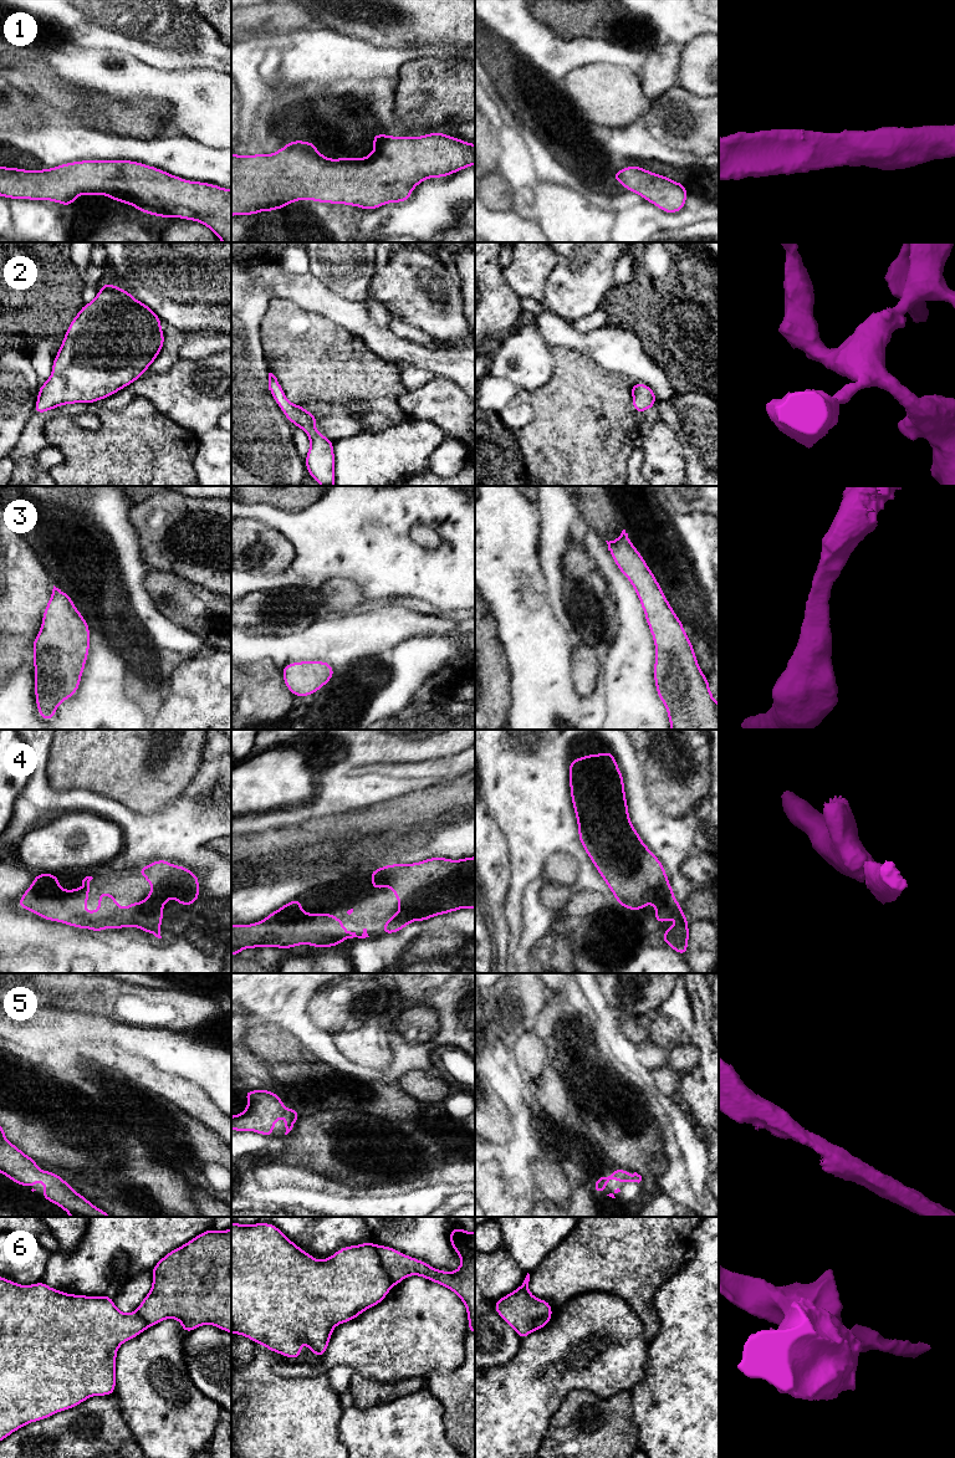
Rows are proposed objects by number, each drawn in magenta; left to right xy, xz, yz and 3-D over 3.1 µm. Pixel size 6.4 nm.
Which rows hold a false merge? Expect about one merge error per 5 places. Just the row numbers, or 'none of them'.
6

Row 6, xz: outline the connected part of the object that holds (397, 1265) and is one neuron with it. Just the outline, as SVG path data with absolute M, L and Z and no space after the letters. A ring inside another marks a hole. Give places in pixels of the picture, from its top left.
M453 1226L449 1240L455 1253L461 1257L461 1264L455 1272L435 1269L389 1245L377 1245L377 1254L392 1286L409 1275L419 1275L453 1290L466 1306L468 1332L475 1334L475 1232Z

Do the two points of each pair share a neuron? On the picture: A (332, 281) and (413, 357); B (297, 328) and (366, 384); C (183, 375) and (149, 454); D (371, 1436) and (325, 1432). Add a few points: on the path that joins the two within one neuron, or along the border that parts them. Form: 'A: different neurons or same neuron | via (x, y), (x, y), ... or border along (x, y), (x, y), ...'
A: different neurons | border along (345, 297), (366, 301)
B: same neuron | via (313, 346), (333, 366), (348, 371)
C: different neurons | border along (142, 397), (146, 397), (159, 410), (190, 430)
D: different neurons | border along (343, 1411), (338, 1422), (338, 1439), (342, 1444)

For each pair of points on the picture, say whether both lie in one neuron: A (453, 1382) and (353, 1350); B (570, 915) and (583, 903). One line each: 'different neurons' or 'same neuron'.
A: different neurons
B: same neuron

